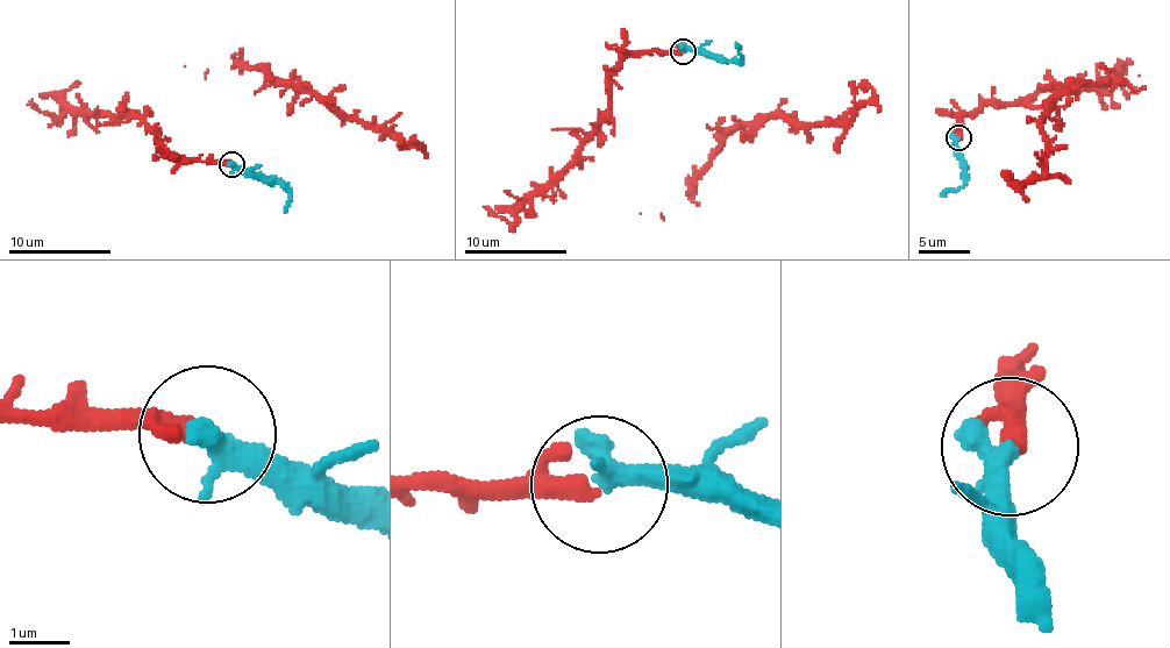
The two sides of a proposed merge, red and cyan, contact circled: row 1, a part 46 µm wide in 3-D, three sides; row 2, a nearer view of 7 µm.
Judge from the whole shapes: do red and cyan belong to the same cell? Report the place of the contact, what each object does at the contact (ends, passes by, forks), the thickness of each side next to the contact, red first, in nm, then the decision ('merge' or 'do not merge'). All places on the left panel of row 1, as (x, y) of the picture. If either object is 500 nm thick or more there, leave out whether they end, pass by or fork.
place (232, 164); red passes by; cyan ends; calibres 220 and 480 nm; merge

